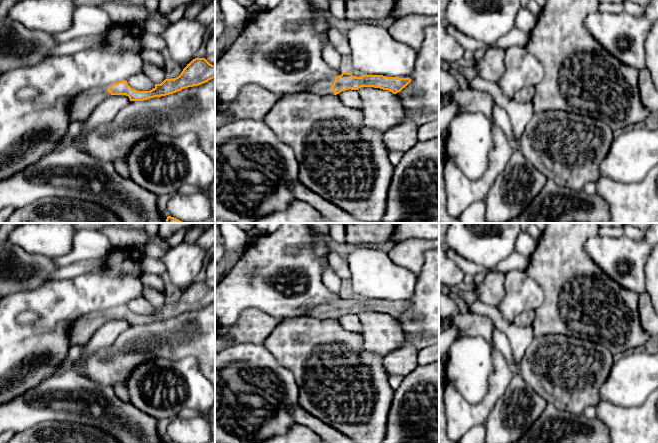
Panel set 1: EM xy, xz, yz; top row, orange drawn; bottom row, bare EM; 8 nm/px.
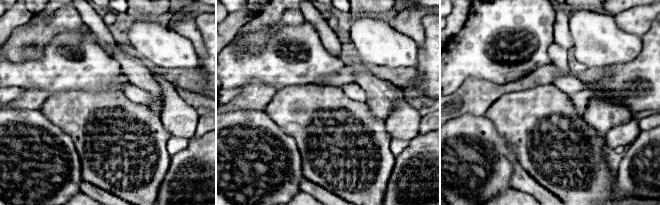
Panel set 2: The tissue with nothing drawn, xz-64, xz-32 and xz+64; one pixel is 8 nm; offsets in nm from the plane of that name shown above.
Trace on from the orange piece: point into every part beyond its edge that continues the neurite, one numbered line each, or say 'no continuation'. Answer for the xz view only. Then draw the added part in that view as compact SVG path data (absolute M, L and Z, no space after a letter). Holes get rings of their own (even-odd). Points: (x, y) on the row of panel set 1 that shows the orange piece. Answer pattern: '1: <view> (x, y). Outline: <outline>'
1: xz (323, 87). Outline: M335 78L321 80L313 84L304 93L311 93L319 96L334 95L334 92L331 89L331 86L333 85L334 81L335 81Z

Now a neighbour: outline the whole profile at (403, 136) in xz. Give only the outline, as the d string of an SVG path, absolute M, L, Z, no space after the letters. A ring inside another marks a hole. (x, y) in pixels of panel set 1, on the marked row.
M409 115L397 125L383 134L383 141L390 152L407 152L418 142L418 127L420 122L413 121Z

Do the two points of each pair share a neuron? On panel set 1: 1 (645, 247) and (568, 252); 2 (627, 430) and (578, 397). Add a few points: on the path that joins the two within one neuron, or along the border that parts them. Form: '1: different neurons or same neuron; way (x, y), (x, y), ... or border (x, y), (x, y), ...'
1: different neurons; border (596, 234), (587, 240), (585, 251), (601, 269)
2: different neurons; border (600, 400), (596, 406)

